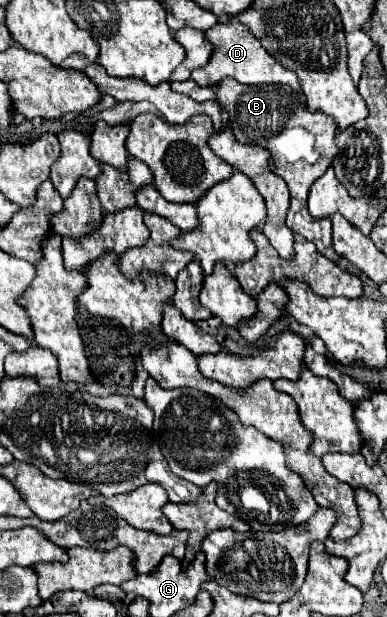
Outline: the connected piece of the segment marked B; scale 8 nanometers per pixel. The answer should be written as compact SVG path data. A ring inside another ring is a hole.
M223 79L217 85L217 103L227 111L229 127L237 141L269 149L269 167L287 183L291 193L287 227L315 243L317 251L327 259L339 261L339 255L331 247L331 221L317 221L307 211L311 185L327 171L337 155L337 145L333 141L337 131L335 119L319 111L307 111L287 85L241 85L235 79Z

